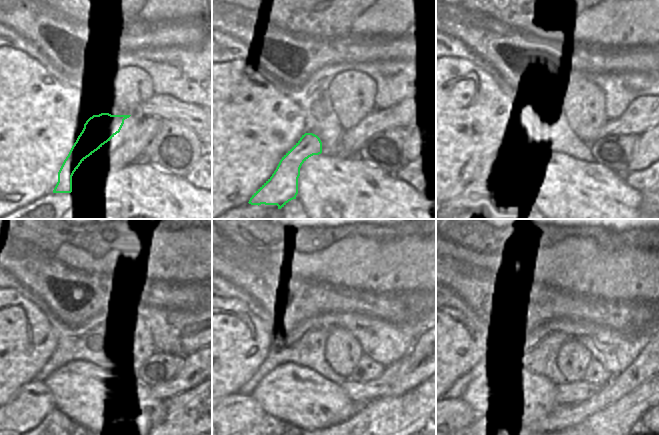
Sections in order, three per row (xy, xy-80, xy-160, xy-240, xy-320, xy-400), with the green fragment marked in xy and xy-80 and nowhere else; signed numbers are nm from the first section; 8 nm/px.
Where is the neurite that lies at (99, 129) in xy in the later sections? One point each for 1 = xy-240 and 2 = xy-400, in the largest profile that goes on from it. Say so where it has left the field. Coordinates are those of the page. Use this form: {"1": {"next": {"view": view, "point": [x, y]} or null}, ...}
{"1": {"next": {"view": "xy-240", "point": [33, 402]}}, "2": {"next": {"view": "xy-400", "point": [456, 414]}}}

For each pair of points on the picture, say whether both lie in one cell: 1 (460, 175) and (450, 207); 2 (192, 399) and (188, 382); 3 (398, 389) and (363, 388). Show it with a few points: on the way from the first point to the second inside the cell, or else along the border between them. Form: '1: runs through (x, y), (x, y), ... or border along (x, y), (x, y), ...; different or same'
1: border along (471, 181), (458, 194), (446, 200); different
2: border along (201, 382), (168, 398); different
3: border along (401, 367), (401, 375), (394, 382), (390, 395); different

